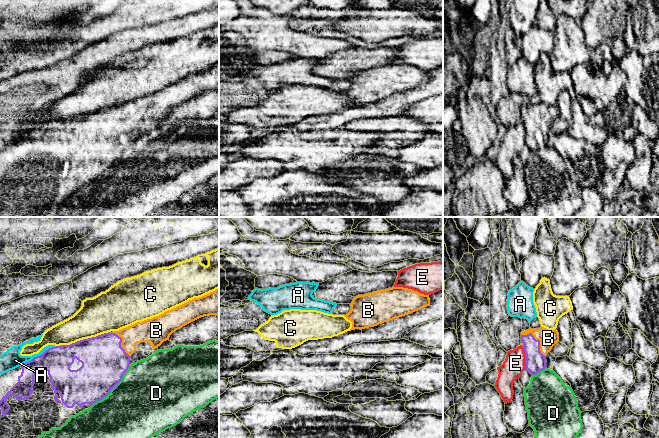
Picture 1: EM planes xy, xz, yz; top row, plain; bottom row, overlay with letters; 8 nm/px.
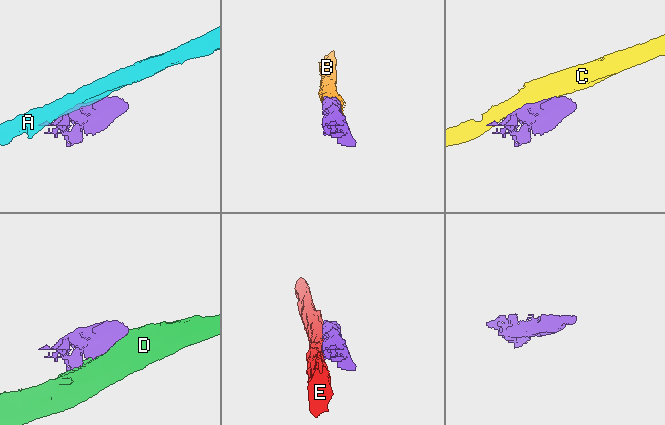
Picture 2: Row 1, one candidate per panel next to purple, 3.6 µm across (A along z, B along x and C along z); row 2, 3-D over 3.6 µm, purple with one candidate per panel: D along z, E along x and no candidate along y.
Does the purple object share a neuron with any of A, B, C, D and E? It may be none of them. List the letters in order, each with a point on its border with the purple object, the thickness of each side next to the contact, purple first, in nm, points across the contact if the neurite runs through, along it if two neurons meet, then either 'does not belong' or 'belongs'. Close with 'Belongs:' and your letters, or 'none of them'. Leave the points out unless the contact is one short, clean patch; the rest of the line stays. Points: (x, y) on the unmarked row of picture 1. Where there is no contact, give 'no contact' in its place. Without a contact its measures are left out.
A: meets purple in xy at (38, 132); 220 nm thick on the purple side, 160 nm on the other; does not belong
B: meets purple in yz at (538, 116); 160 nm thick on the purple side, 140 nm on the other; belongs
C: meets purple in xy at (85, 115); 360 nm thick on the purple side, 300 nm on the other; does not belong
D: meets purple in xy at (113, 163); 360 nm thick on the purple side, 500 nm on the other; does not belong
E: meets purple in yz at (526, 133); 160 nm thick on the purple side, 180 nm on the other; does not belong
Belongs: B

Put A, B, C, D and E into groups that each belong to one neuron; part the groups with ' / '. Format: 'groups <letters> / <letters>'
groups A / B / C / D / E

